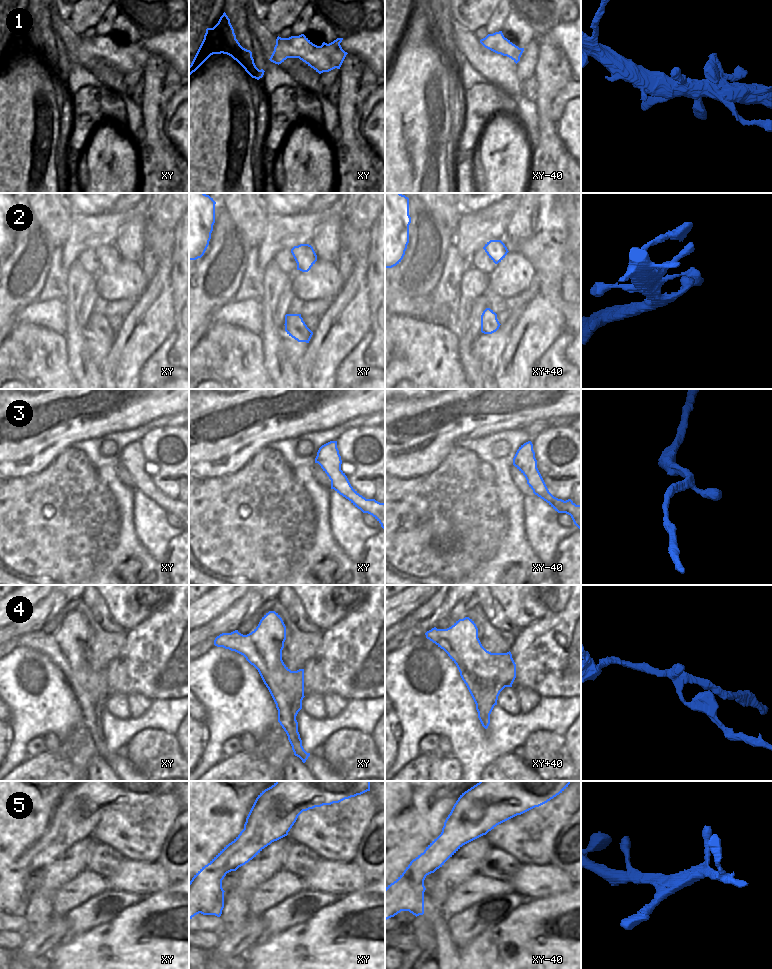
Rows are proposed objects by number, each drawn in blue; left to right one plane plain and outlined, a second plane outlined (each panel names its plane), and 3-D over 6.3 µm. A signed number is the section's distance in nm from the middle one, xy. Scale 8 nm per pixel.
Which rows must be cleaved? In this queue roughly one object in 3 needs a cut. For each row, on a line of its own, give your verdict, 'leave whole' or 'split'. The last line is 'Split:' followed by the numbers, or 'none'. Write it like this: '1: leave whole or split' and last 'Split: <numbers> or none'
1: leave whole
2: leave whole
3: leave whole
4: leave whole
5: leave whole
Split: none

